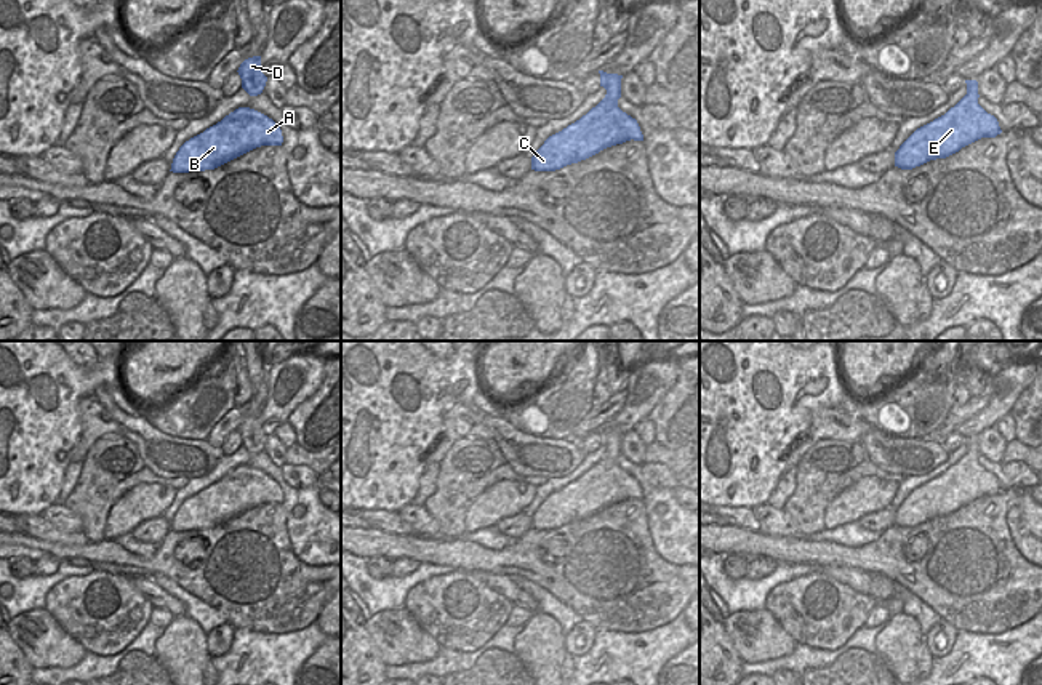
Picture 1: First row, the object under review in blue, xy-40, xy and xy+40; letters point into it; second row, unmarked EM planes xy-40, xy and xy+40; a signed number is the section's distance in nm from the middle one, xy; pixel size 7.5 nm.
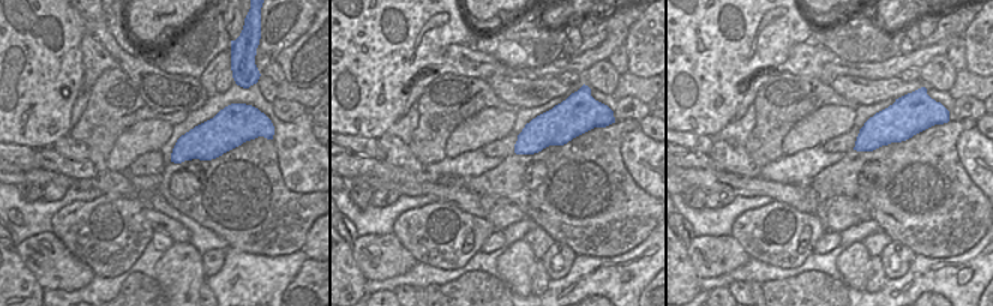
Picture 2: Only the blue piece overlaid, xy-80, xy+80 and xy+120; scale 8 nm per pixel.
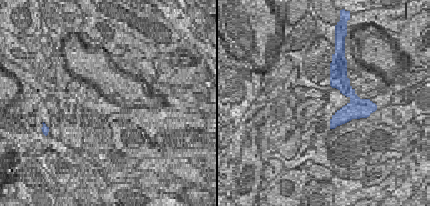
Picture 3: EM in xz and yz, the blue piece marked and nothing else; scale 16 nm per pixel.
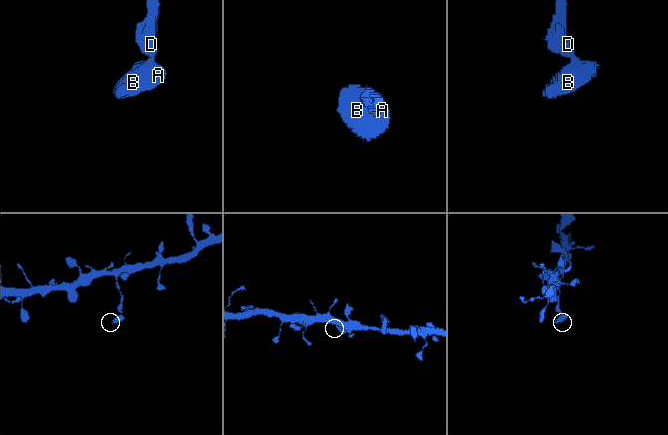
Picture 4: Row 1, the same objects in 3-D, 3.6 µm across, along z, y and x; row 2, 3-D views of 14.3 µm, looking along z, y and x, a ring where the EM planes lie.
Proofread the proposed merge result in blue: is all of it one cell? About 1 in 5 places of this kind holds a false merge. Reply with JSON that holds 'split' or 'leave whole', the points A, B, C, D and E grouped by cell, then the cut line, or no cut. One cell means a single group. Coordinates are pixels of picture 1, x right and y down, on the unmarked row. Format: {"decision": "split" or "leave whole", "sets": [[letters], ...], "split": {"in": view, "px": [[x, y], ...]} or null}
{"decision": "leave whole", "sets": [["A", "B", "C", "D", "E"]], "split": null}

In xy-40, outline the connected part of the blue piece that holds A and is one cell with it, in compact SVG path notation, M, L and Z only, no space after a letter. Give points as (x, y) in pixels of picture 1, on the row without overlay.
M238 466L186 499L176 511L170 530L214 528L256 506L282 501L282 488L272 477L250 466Z

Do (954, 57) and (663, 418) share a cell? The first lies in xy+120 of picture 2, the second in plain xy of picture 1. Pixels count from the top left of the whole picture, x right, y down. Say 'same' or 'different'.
different

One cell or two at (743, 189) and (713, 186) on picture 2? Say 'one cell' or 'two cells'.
one cell

